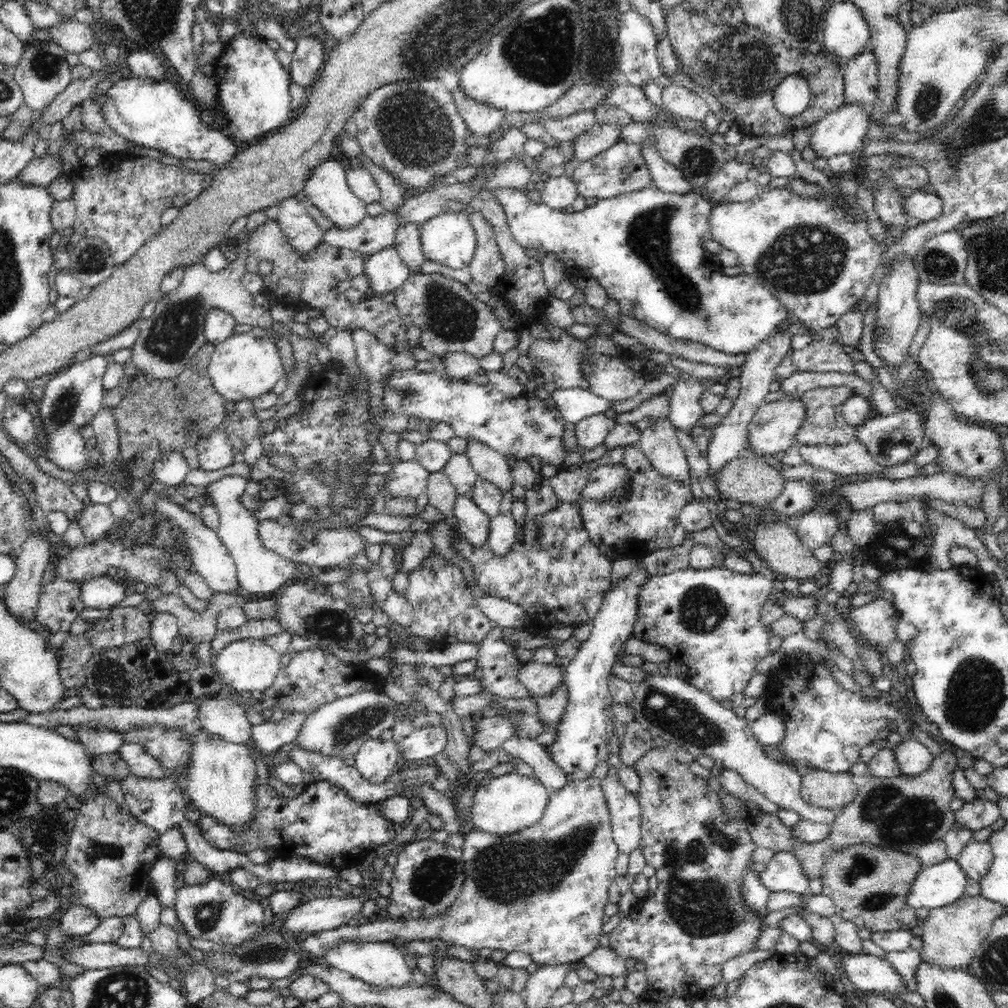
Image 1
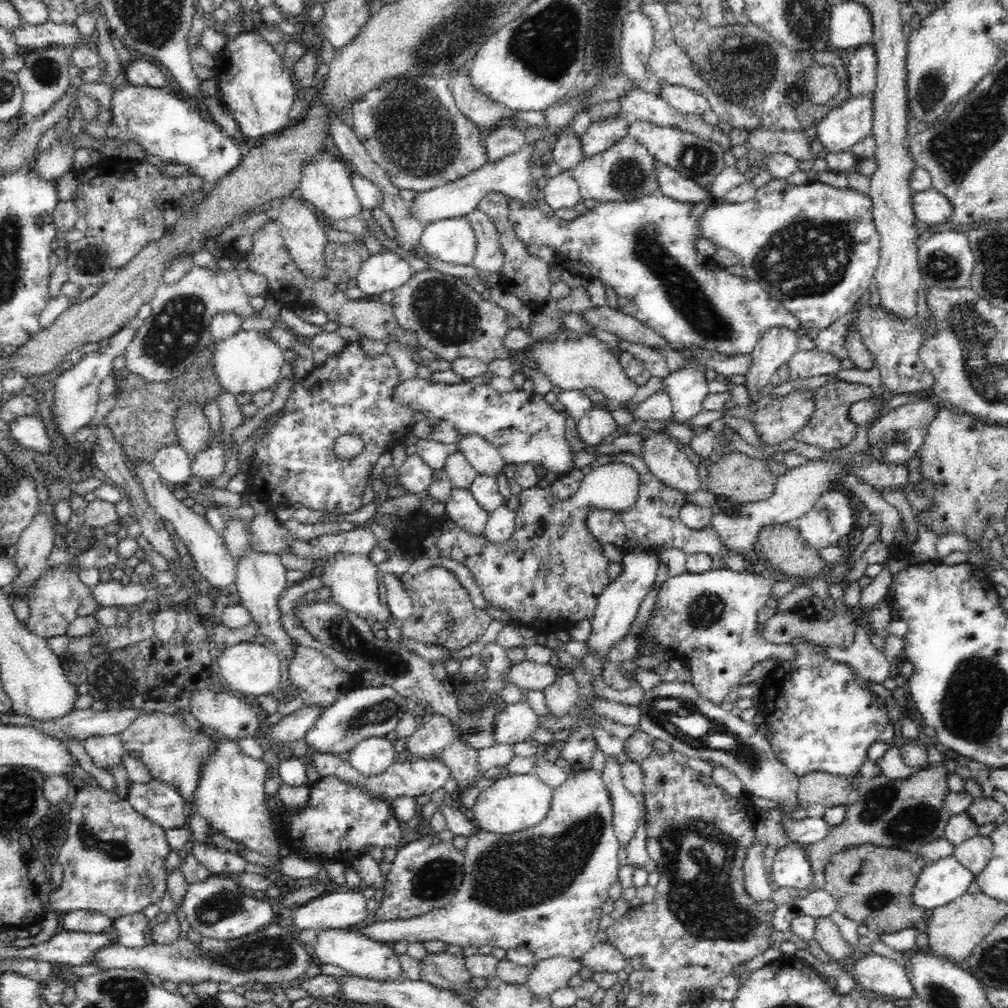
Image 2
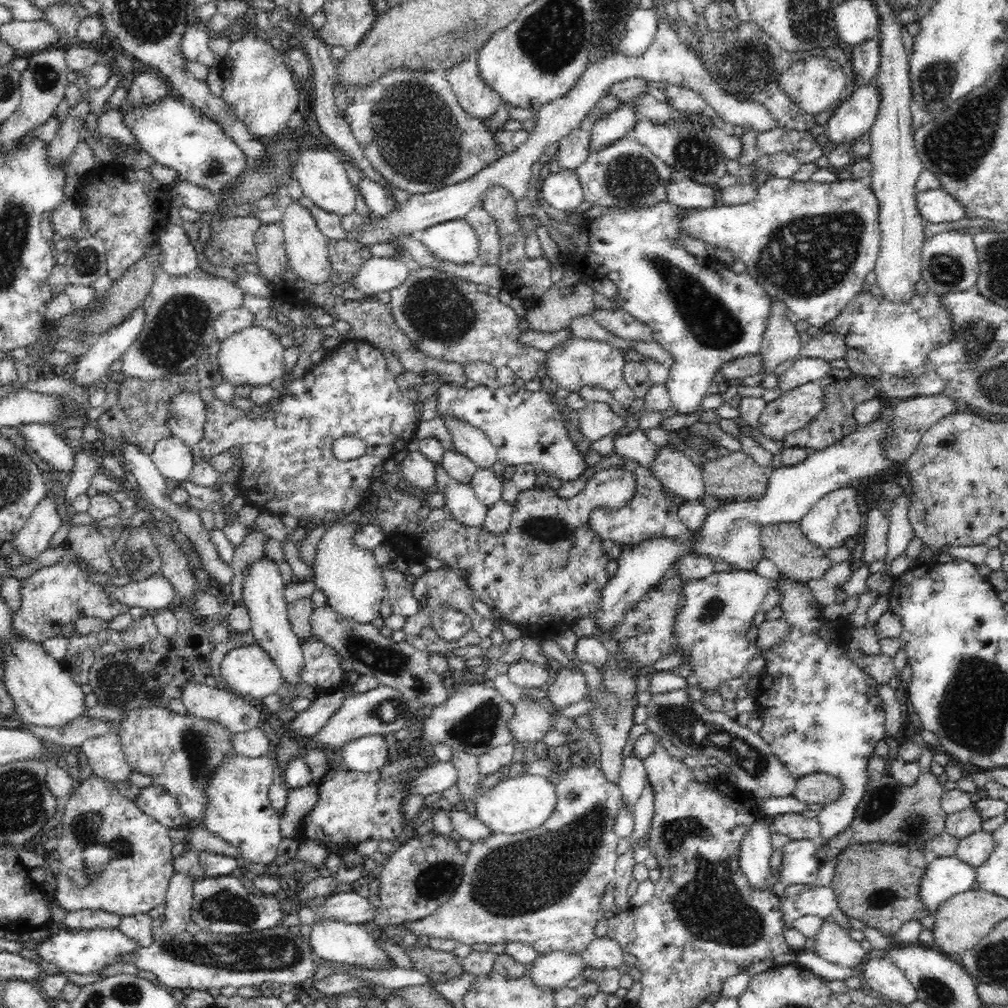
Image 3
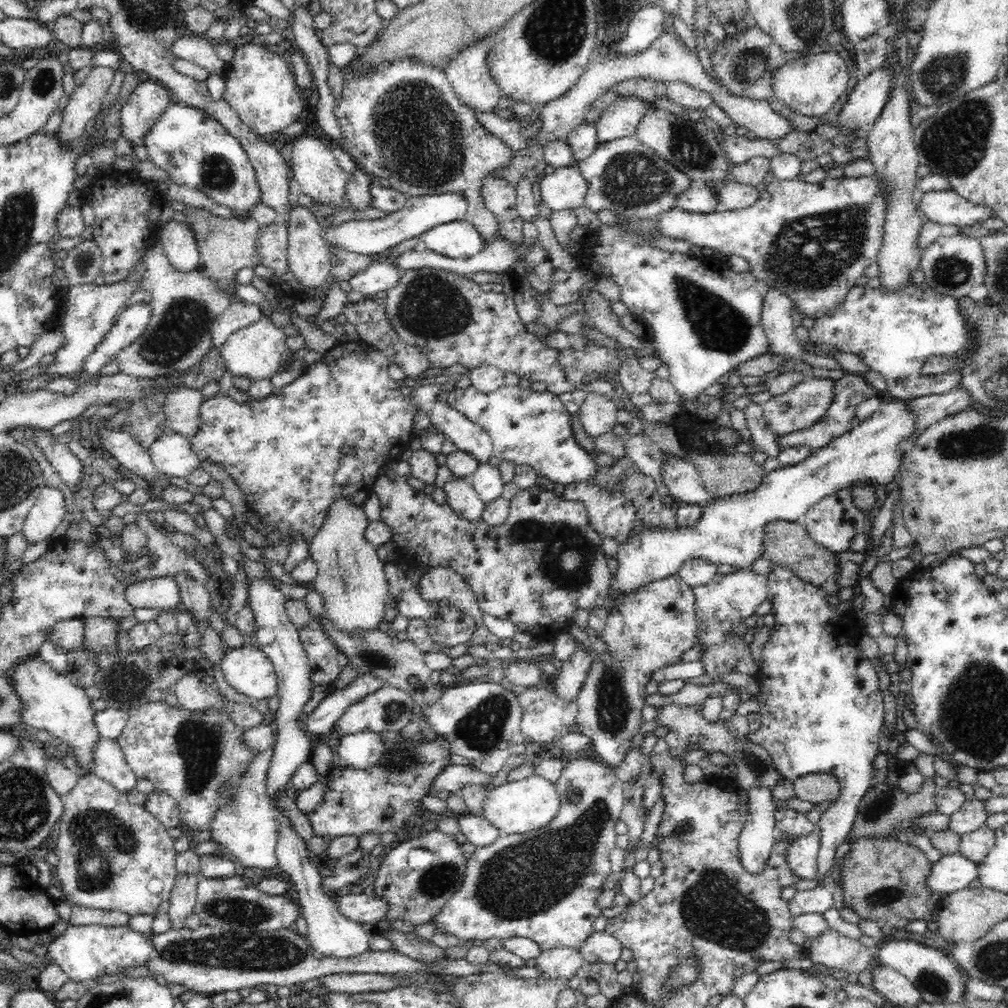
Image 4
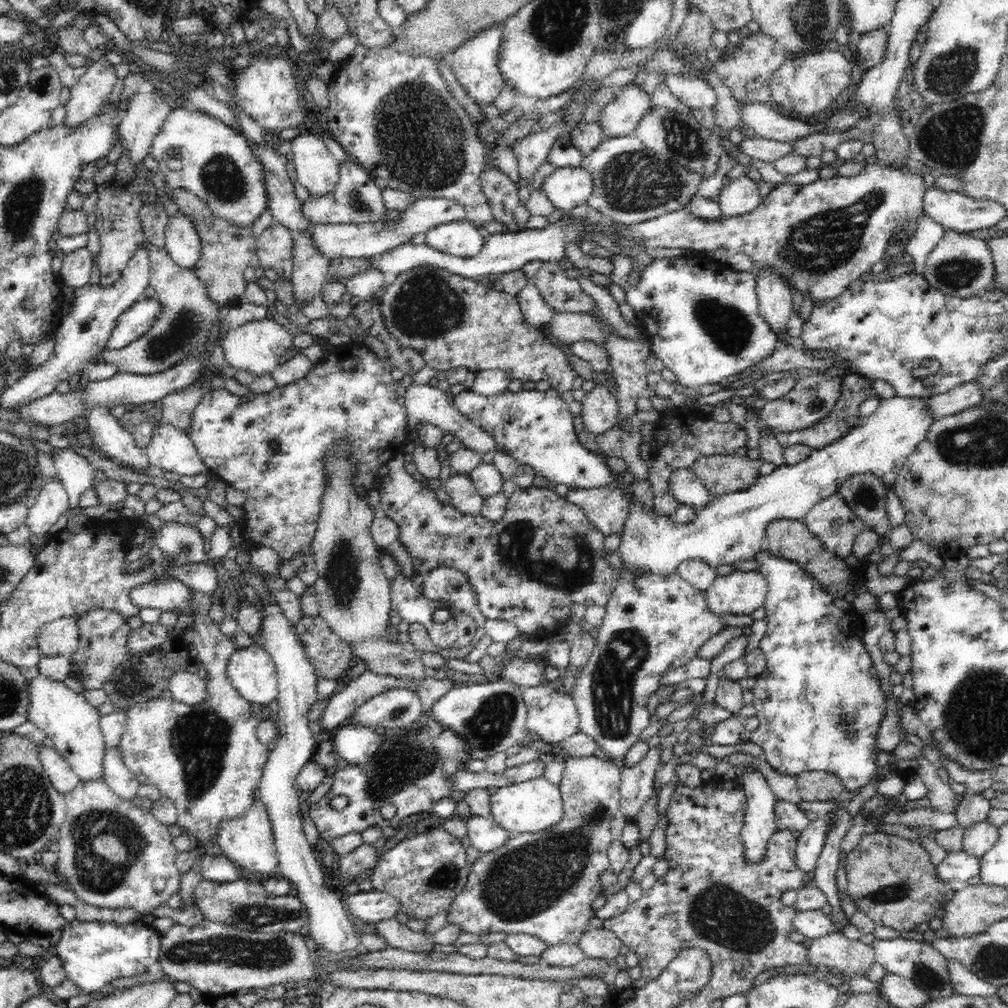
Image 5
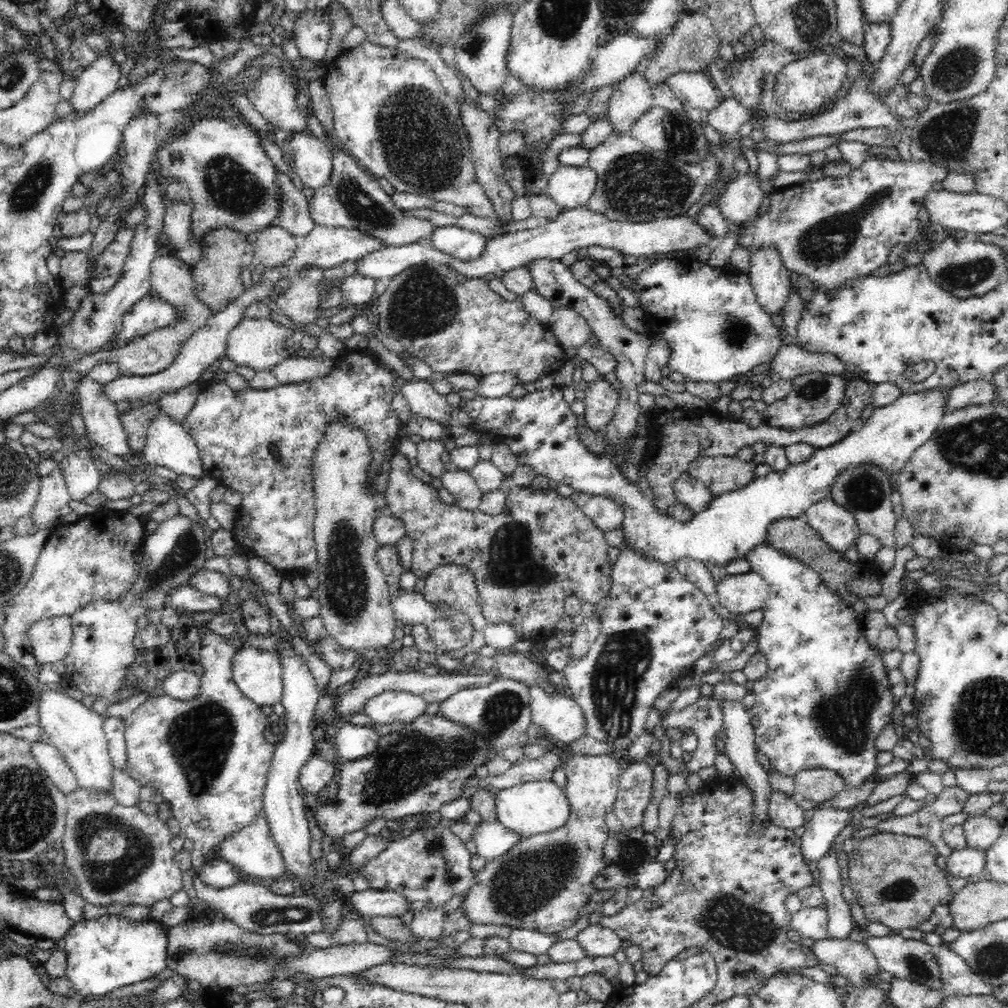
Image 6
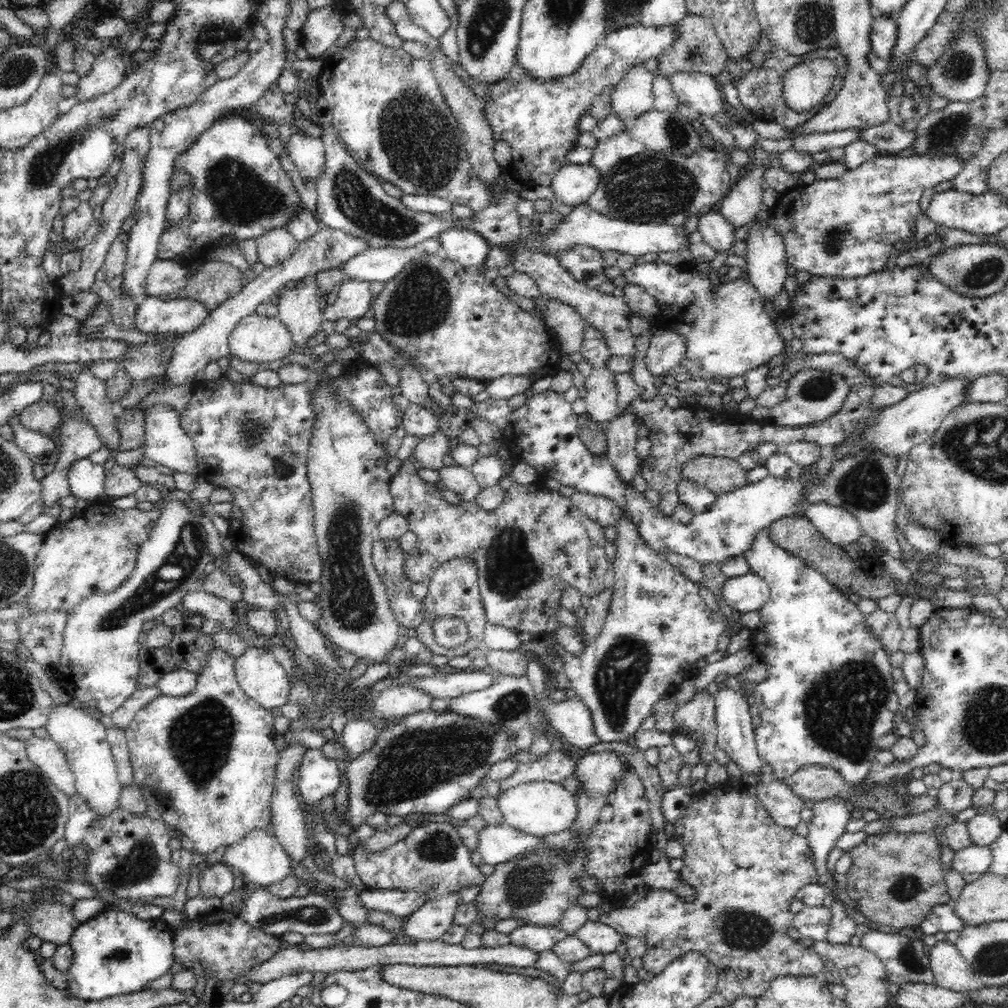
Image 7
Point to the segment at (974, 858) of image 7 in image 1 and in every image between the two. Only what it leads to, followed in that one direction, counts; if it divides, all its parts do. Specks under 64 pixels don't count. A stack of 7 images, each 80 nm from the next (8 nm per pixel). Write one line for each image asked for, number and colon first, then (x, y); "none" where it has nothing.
1: (938, 886)
2: (941, 882)
3: (946, 877)
4: (951, 873)
5: (956, 869)
6: (968, 862)

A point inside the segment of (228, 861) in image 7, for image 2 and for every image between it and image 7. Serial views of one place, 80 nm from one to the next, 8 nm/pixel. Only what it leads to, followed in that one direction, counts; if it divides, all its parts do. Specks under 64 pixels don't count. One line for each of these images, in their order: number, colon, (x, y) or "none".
2: (230, 796)
3: (239, 811)
4: (248, 829)
5: (248, 842)
6: (252, 849)

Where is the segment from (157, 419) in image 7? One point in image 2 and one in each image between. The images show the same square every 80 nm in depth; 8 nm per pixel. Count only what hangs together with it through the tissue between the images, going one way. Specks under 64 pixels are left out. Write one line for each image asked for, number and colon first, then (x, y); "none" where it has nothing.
2: (173, 464)
3: (174, 460)
4: (172, 454)
5: (172, 450)
6: (168, 445)

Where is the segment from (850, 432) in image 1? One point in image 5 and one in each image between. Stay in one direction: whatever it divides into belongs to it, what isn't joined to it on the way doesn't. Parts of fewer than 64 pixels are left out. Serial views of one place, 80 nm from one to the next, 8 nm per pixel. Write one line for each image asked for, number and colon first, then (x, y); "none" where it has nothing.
2: (830, 428)
3: (831, 425)
4: (852, 389)
5: (856, 389)

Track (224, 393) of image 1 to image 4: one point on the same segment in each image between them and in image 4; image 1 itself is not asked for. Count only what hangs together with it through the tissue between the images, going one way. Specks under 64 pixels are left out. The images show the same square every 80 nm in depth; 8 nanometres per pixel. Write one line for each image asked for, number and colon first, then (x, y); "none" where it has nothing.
2: (248, 362)
3: (253, 356)
4: (254, 351)

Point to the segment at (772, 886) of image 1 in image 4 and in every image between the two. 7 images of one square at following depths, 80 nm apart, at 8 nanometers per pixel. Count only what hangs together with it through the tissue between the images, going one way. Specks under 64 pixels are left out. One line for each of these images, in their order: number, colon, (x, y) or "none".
2: (791, 869)
3: (800, 865)
4: (803, 854)

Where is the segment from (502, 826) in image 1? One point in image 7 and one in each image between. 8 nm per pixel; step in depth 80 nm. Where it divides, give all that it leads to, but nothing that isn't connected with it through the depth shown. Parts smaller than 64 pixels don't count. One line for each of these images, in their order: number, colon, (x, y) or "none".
2: (518, 802)
3: (522, 803)
4: (518, 807)
5: (526, 807)
6: (537, 807)
7: (539, 808)

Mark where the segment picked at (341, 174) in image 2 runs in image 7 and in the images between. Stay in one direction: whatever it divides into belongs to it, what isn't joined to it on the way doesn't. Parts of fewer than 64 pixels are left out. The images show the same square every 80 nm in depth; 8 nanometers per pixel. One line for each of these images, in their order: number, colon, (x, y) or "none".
3: (323, 179)
4: (315, 168)
5: (317, 170)
6: (312, 163)
7: (307, 152)

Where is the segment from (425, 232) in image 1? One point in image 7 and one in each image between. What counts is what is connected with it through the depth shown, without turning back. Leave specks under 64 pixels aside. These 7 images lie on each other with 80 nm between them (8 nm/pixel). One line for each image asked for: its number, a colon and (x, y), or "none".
2: (453, 240)
3: (455, 241)
4: (459, 239)
5: (462, 239)
6: (466, 245)
7: (469, 249)

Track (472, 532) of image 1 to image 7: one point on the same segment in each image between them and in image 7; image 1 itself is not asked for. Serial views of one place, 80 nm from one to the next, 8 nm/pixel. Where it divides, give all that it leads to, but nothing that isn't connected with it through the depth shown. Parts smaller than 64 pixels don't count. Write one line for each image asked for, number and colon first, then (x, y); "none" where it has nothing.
2: (462, 508)
3: (460, 499)
4: (464, 500)
5: (464, 497)
6: (461, 484)
7: (460, 480)

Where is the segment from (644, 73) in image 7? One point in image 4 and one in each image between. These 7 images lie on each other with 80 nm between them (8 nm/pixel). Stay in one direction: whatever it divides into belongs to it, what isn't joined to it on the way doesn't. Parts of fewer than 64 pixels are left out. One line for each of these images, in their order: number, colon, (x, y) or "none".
4: (620, 120)
5: (619, 118)
6: (632, 96)

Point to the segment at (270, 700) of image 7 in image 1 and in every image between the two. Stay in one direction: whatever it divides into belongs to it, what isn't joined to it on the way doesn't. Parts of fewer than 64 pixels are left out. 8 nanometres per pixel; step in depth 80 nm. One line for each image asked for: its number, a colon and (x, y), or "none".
1: (250, 664)
2: (249, 668)
3: (249, 670)
4: (248, 670)
5: (251, 671)
6: (258, 674)

